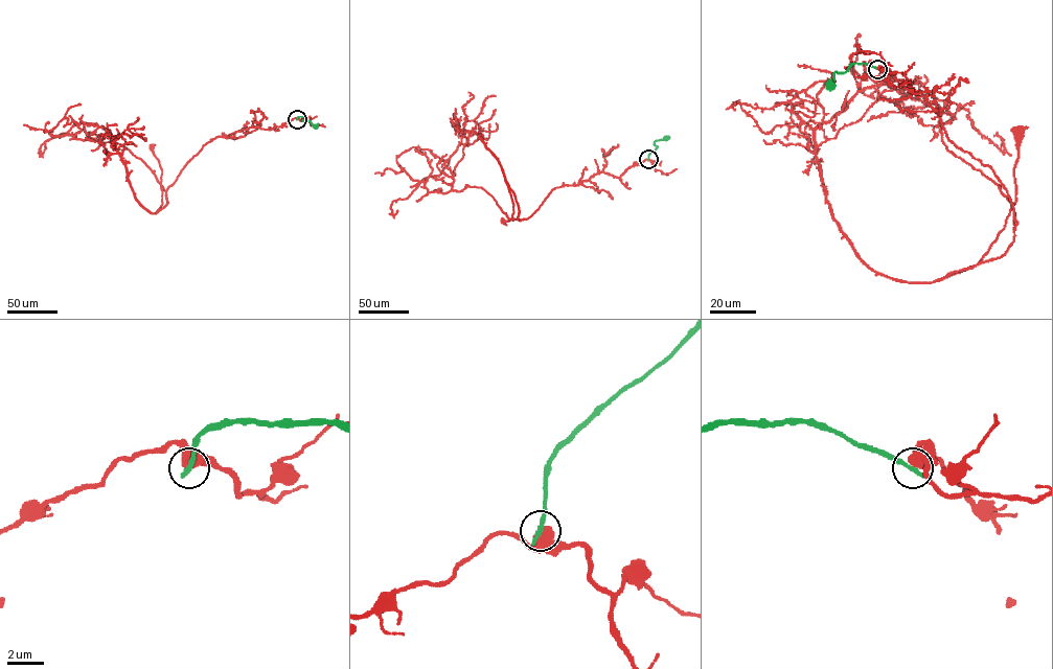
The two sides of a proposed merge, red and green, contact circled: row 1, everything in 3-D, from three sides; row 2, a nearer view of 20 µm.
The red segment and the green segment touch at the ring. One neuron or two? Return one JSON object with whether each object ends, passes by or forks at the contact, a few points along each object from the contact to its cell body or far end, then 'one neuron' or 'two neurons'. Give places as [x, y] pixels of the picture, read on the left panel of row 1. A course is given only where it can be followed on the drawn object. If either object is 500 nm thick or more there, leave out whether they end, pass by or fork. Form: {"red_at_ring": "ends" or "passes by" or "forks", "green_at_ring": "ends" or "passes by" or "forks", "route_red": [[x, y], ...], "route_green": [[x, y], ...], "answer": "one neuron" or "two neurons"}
{"route_red": [[297, 119], [270, 130], [249, 127], [212, 138], [168, 187], [167, 202], [157, 211], [162, 169], [152, 146]], "route_green": [[297, 119], [305, 116], [302, 120], [310, 120], [314, 127]], "answer": "two neurons"}

